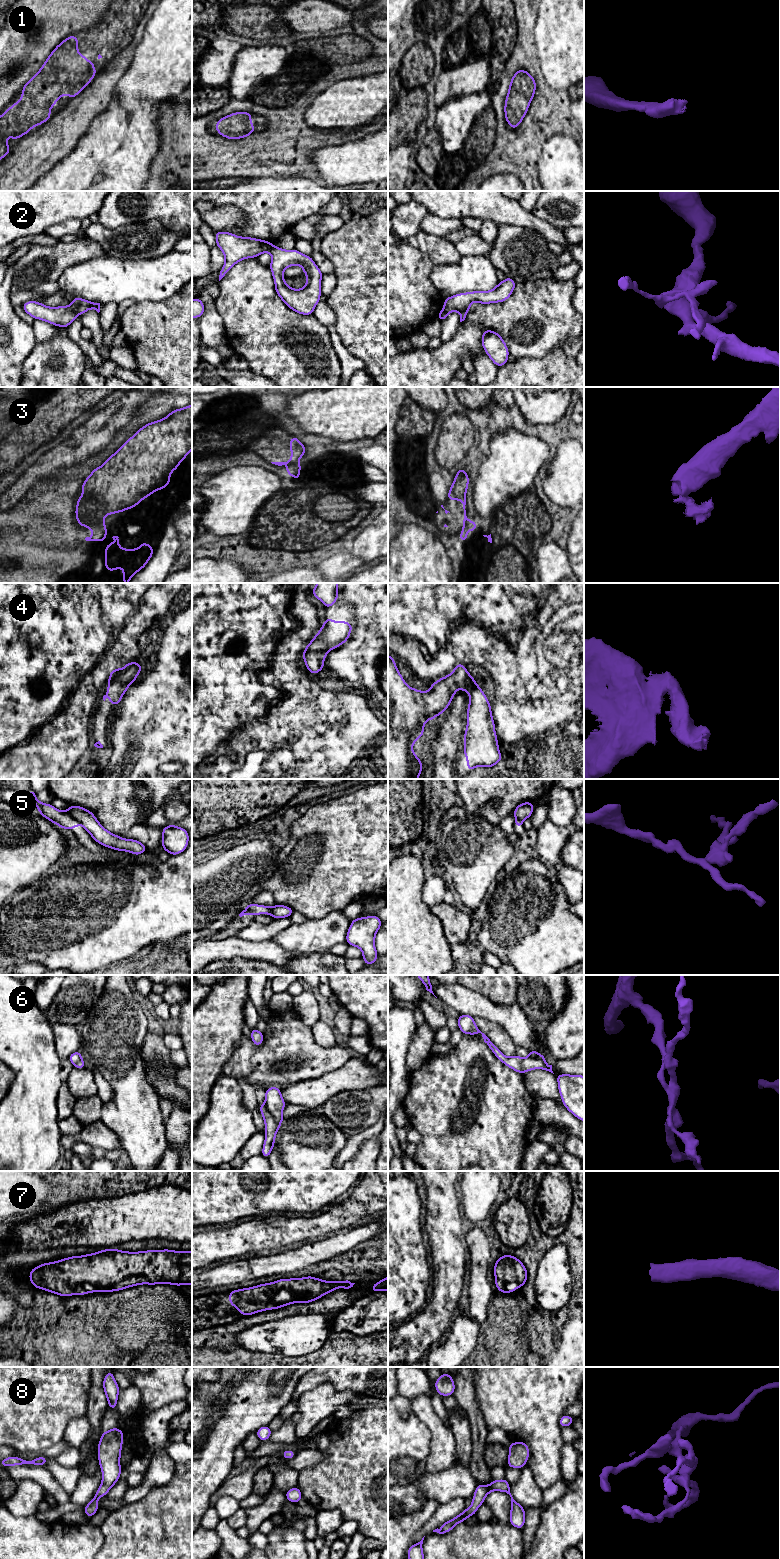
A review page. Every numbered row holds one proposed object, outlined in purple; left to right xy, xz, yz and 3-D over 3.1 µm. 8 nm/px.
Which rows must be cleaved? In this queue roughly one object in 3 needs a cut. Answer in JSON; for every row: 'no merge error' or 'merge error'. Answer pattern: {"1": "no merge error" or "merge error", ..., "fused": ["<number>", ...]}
{"1": "no merge error", "2": "merge error", "3": "merge error", "4": "no merge error", "5": "merge error", "6": "merge error", "7": "no merge error", "8": "no merge error", "fused": ["2", "3", "5", "6"]}

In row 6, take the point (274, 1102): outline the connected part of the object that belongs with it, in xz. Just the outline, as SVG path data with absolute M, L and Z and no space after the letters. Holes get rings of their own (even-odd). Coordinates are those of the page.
M269 1087L265 1090L265 1107L270 1111L275 1118L277 1130L279 1130L281 1123L284 1120L282 1111L286 1103L281 1096L281 1089L278 1087Z

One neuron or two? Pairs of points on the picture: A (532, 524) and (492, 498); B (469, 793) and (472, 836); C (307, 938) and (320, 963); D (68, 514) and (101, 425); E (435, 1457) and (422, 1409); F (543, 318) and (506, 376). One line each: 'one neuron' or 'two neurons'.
A: two neurons
B: two neurons
C: two neurons
D: two neurons
E: one neuron
F: two neurons

